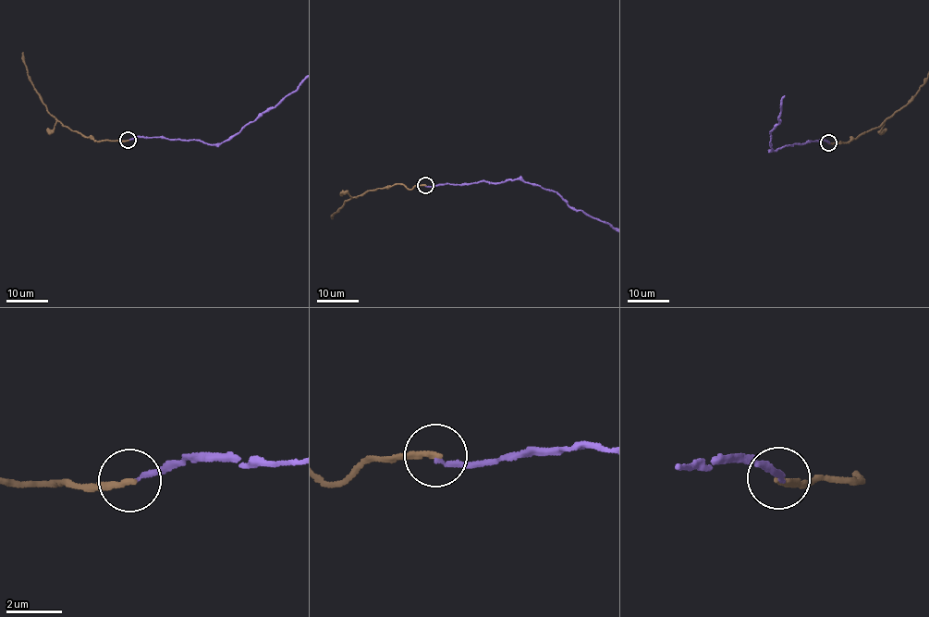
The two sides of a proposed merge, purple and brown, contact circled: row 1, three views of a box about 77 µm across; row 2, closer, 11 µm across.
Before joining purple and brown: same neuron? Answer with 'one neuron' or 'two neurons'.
two neurons

